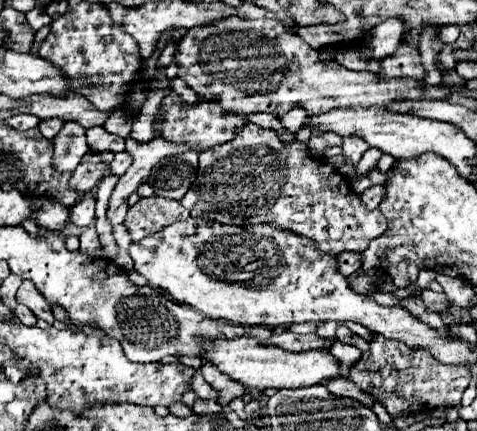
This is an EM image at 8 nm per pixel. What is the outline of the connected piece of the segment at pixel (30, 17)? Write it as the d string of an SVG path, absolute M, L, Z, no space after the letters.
M38 6L32 8L28 14L26 14L26 20L28 24L32 26L32 30L40 30L42 26L48 26L52 22L52 18L46 14L46 10L40 10Z

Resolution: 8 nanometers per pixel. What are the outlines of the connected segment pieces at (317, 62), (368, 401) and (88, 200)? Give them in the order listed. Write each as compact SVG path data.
M228 16L222 18L220 22L204 24L190 28L180 42L176 44L176 56L178 64L178 78L188 84L202 100L212 102L210 106L214 110L224 110L232 112L238 116L248 116L252 112L270 112L274 116L282 116L292 108L304 108L308 114L322 114L334 108L370 108L370 106L386 106L392 100L446 100L448 98L448 88L440 86L426 86L424 82L408 82L406 80L388 80L380 82L376 74L372 72L354 72L344 66L340 66L334 60L320 60L318 50L310 48L298 34L292 30L286 30L280 22L270 20L270 18L260 18L260 20L248 20L240 16Z
M332 378L332 380L324 380L324 386L328 388L330 394L334 396L348 396L348 398L354 398L366 406L372 406L374 398L370 394L366 394L364 390L360 390L354 382L350 382L348 378Z
M84 196L76 206L72 206L70 220L76 226L90 226L96 220L94 208L96 208L96 200L92 196Z

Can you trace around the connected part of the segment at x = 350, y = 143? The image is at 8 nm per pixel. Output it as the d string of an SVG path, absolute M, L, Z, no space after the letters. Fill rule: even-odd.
M352 134L352 136L344 136L342 138L342 148L344 148L344 156L348 164L358 164L358 160L362 158L362 154L368 150L368 144L364 142L364 138Z

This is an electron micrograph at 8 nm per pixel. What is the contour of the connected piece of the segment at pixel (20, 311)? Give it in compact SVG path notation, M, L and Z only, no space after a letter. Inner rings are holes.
M18 304L16 308L14 308L14 314L20 318L20 322L24 322L26 326L34 326L36 324L36 316L32 314L32 310L28 310L26 306L22 306L22 304Z

